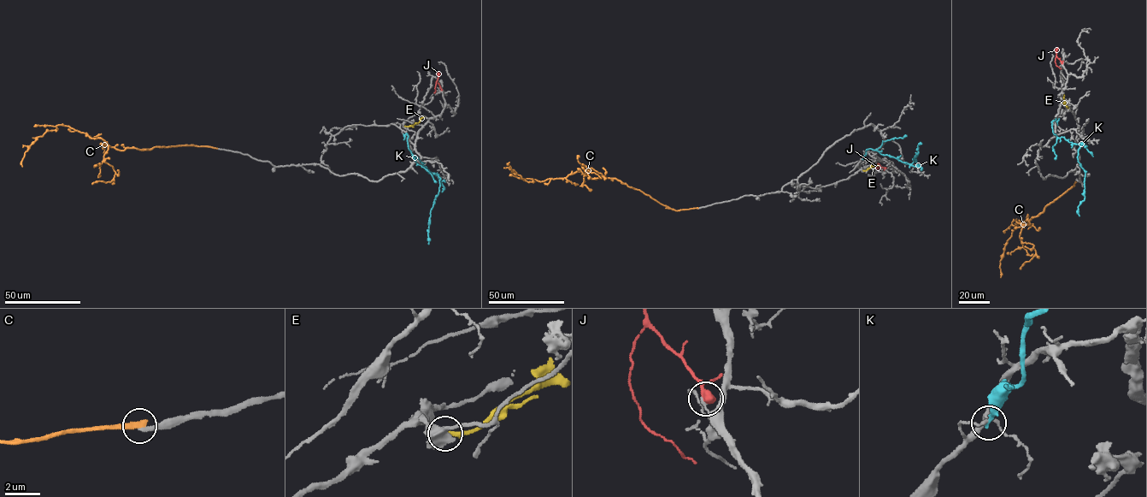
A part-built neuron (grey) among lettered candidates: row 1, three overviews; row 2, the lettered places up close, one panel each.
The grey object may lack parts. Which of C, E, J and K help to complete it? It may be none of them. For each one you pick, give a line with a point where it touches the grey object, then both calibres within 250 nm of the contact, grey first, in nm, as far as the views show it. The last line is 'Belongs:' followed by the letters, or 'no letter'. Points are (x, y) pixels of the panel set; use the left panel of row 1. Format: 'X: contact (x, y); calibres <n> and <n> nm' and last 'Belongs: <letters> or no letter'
Belongs: no letter

